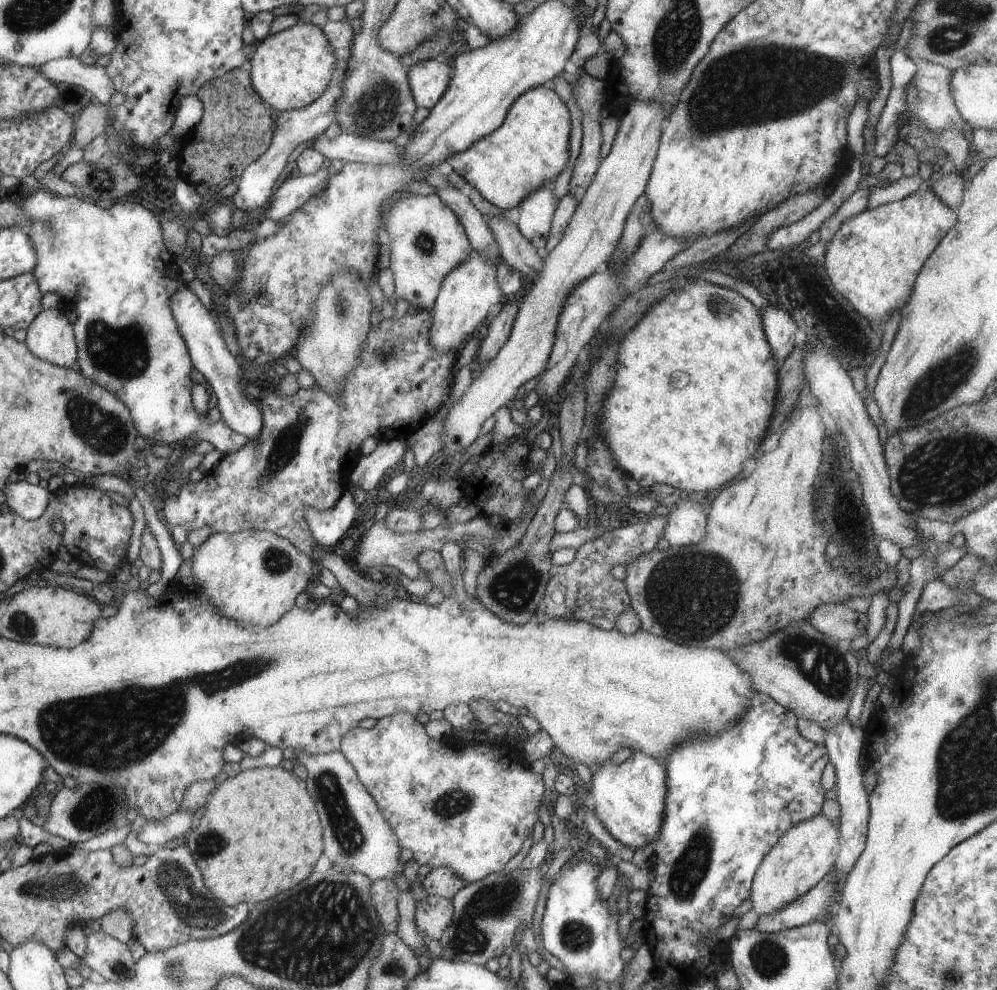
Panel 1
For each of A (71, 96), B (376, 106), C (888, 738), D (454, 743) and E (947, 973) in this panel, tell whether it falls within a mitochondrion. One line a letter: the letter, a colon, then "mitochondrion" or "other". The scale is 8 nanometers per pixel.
A: other
B: mitochondrion
C: other
D: other
E: mitochondrion

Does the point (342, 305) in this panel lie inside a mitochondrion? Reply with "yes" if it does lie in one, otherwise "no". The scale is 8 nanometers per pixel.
yes

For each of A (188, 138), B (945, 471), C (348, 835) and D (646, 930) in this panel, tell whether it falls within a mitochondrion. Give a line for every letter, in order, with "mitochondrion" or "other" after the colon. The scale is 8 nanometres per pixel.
A: other
B: mitochondrion
C: mitochondrion
D: other

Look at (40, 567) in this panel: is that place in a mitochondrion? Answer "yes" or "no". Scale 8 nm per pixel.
no

